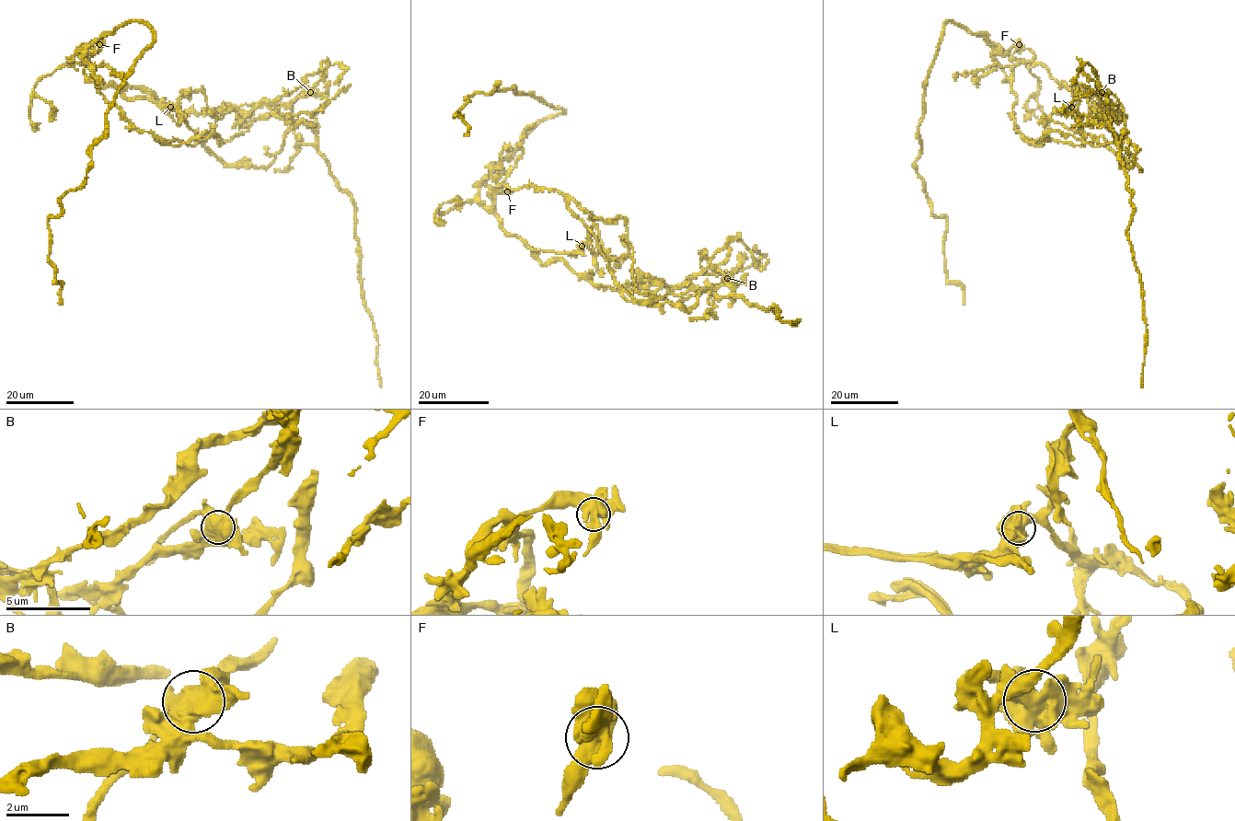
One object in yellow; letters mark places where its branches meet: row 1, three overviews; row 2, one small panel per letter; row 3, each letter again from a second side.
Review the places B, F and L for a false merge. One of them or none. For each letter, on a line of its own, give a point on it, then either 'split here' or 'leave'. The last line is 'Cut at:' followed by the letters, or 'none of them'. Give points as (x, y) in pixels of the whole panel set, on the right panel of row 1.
B: at (1102, 92); split here
F: at (1019, 44); leave
L: at (1071, 107); leave
Cut at: B

